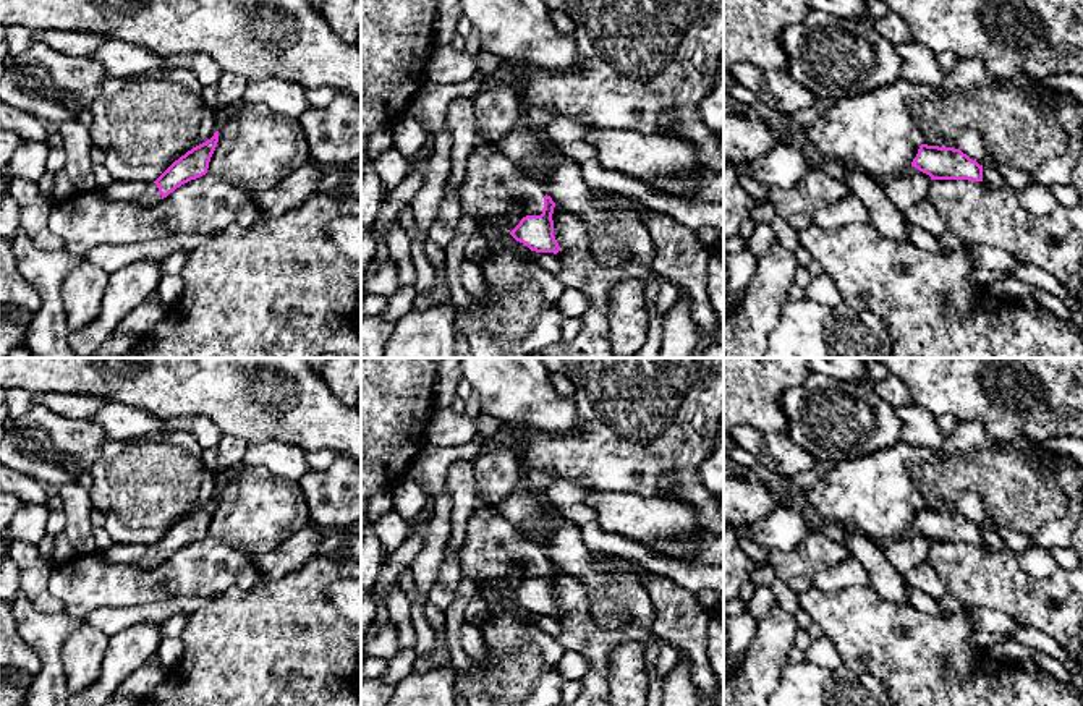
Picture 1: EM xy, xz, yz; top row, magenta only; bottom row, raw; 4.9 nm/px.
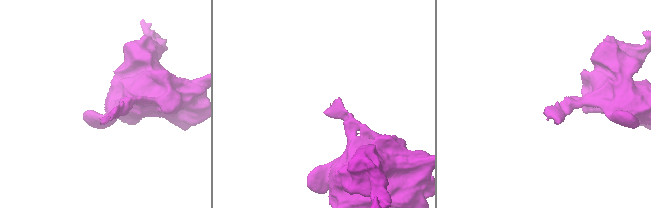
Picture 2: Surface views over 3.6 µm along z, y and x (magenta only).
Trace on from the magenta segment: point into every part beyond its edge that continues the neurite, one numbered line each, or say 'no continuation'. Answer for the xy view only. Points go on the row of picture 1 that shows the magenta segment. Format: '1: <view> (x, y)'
1: xy (146, 193)

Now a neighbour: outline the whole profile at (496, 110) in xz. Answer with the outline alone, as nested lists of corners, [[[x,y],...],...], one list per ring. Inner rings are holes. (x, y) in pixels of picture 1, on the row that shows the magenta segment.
[[[513,81],[479,91],[471,104],[479,144],[499,142],[525,113],[523,92]]]

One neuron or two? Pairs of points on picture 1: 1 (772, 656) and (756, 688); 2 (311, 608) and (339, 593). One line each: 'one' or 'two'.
1: one
2: two

